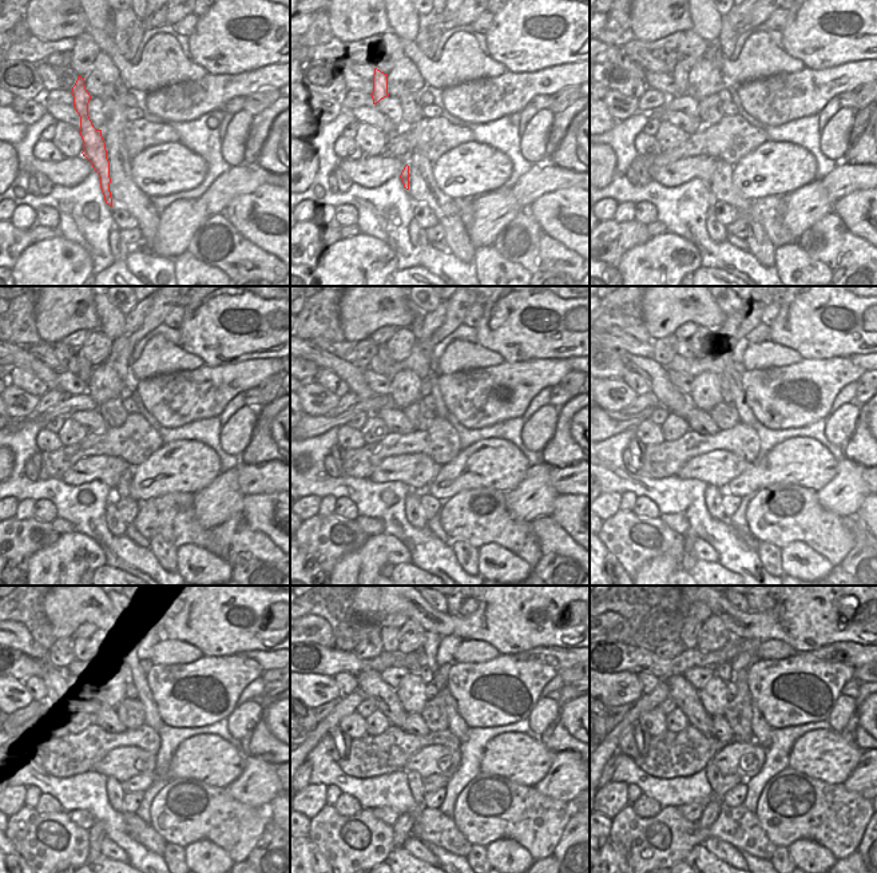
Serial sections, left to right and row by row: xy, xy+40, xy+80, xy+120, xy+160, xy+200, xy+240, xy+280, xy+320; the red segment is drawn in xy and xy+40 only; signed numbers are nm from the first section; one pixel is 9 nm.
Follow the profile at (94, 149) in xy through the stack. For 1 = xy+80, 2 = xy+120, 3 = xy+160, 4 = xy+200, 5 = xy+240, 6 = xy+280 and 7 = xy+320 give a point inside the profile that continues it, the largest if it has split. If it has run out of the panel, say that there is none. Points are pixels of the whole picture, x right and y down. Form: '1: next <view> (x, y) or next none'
1: next xy+80 (681, 76)
2: next xy+120 (84, 366)
3: next xy+160 (383, 353)
4: next xy+200 (683, 346)
5: next xy+240 (87, 643)
6: next xy+280 (389, 635)
7: next xy+320 (689, 635)

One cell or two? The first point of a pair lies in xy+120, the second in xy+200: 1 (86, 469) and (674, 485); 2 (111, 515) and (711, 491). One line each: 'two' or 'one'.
1: two
2: one

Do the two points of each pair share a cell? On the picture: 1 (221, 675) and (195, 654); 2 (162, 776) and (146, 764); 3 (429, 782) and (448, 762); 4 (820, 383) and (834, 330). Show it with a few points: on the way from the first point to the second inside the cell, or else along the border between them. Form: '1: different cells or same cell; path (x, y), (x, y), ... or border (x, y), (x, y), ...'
1: different cells; border (203, 655), (191, 662), (169, 665)
2: different cells; border (157, 756), (154, 772)
3: different cells; border (447, 777), (429, 774), (424, 778)
4: different cells; border (846, 356), (802, 358)

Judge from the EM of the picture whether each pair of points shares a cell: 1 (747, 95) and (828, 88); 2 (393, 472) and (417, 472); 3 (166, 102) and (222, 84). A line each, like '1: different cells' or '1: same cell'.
1: same cell
2: same cell
3: same cell

